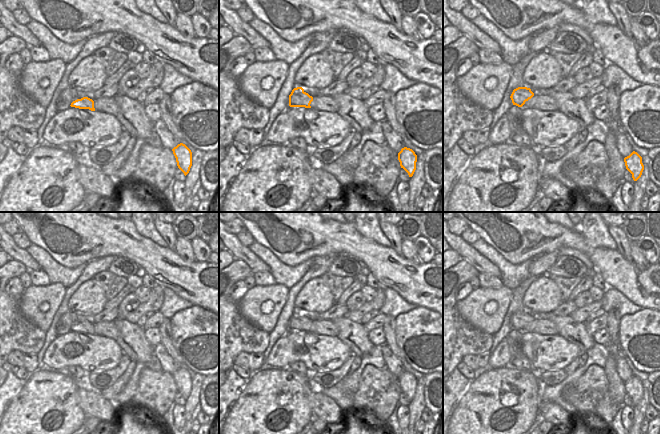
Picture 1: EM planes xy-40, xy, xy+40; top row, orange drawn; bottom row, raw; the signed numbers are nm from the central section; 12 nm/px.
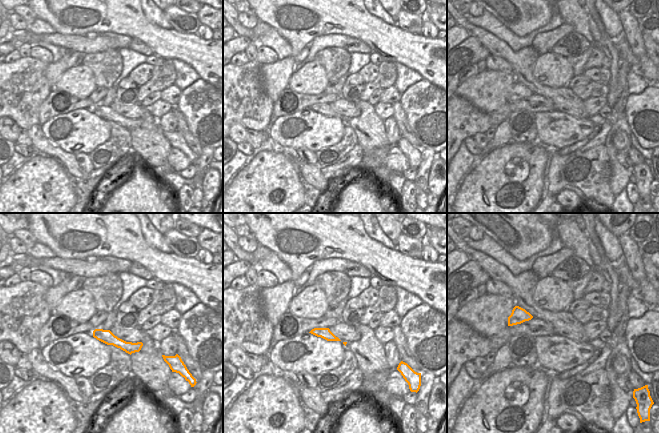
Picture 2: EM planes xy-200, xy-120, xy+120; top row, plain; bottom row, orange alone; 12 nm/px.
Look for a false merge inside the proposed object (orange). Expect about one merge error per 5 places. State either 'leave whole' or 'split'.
leave whole

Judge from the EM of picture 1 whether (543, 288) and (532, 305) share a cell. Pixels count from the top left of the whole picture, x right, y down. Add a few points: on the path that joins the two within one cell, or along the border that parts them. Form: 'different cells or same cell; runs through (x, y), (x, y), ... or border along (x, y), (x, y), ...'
same cell; runs through (543, 292), (536, 301)

